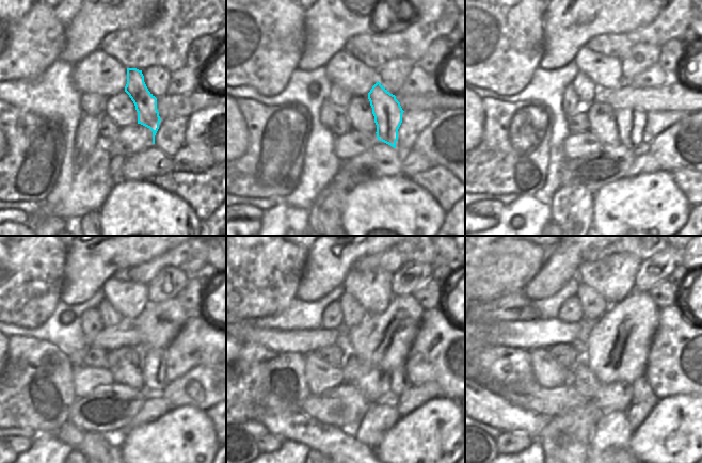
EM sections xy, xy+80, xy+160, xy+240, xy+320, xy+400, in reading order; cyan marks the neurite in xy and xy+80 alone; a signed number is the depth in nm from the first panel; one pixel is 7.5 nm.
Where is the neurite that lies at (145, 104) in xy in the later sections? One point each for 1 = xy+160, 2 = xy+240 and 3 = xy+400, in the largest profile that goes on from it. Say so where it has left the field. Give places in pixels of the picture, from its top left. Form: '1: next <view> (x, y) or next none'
1: next xy+160 (629, 122)
2: next xy+240 (155, 381)
3: next xy+400 (641, 389)

